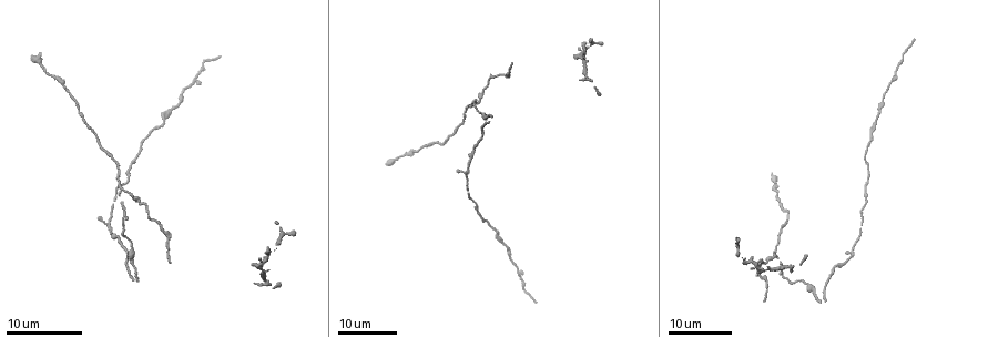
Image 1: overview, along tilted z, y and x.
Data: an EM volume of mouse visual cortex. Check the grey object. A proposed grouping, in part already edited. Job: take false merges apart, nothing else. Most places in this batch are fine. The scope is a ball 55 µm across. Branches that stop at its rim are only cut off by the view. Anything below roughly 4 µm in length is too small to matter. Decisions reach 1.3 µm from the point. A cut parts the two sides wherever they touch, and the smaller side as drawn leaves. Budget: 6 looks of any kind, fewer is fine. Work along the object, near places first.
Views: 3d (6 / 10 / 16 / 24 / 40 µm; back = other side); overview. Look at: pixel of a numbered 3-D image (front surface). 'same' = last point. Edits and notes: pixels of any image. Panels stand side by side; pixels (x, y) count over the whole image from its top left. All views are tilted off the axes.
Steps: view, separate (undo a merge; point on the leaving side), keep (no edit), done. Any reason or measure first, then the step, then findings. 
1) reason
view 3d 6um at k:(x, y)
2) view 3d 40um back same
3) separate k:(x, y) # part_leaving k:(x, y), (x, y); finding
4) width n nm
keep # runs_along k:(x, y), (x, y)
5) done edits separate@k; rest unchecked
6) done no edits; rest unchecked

view 3d 16um at 1:(871, 130)

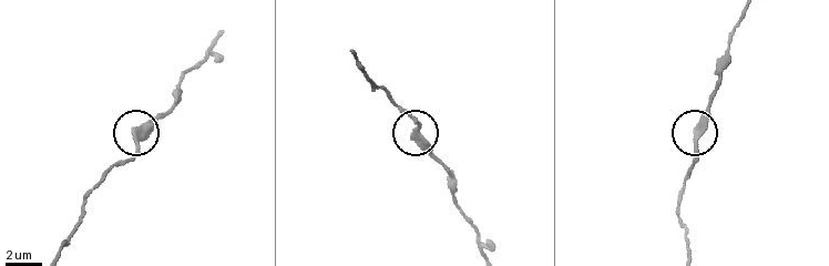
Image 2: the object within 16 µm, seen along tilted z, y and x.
view 3d 6um at 2:(418, 133)

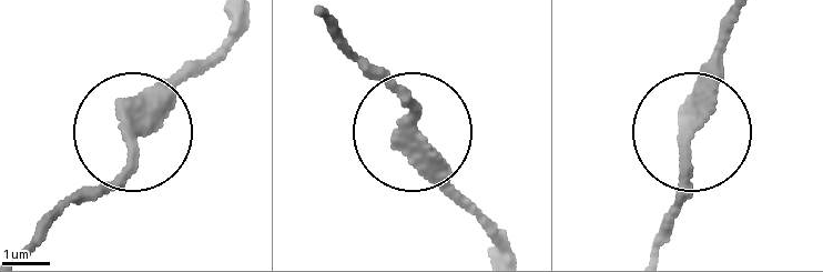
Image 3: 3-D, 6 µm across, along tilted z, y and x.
other side
view 3d 6um back at 3:(407, 129)

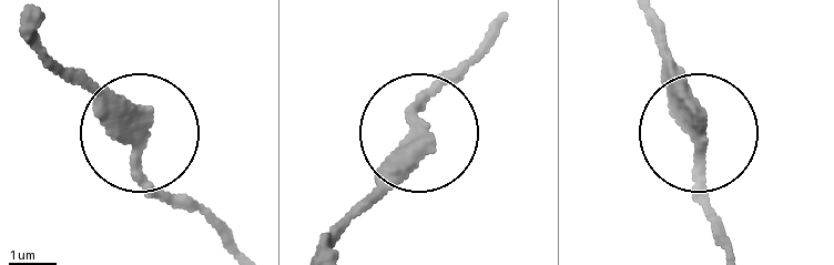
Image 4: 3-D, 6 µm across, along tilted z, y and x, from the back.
keep # runs_along 4:(245, 254), (146, 172), (131, 120), (68, 79); one neuron here

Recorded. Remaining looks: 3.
view 3d 24um at 1:(508, 255)

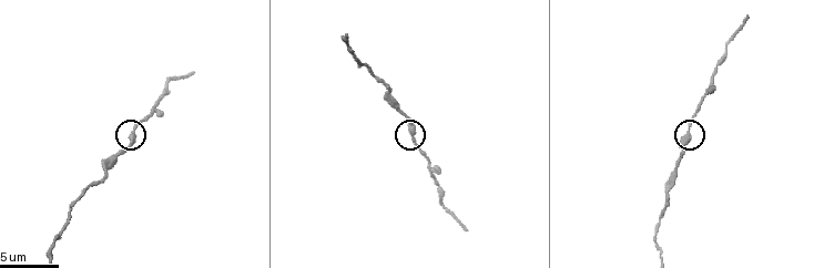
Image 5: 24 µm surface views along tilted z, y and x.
view 3d 10um at 5:(690, 131)

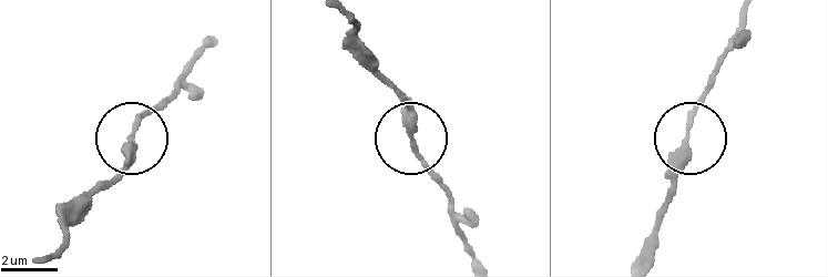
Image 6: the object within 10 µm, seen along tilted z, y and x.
width 240 nm
keep # runs_along 6:(49, 252), (69, 205), (124, 166), (138, 122), (165, 103); one neuron here

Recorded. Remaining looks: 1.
done no edits; rest unchecked

